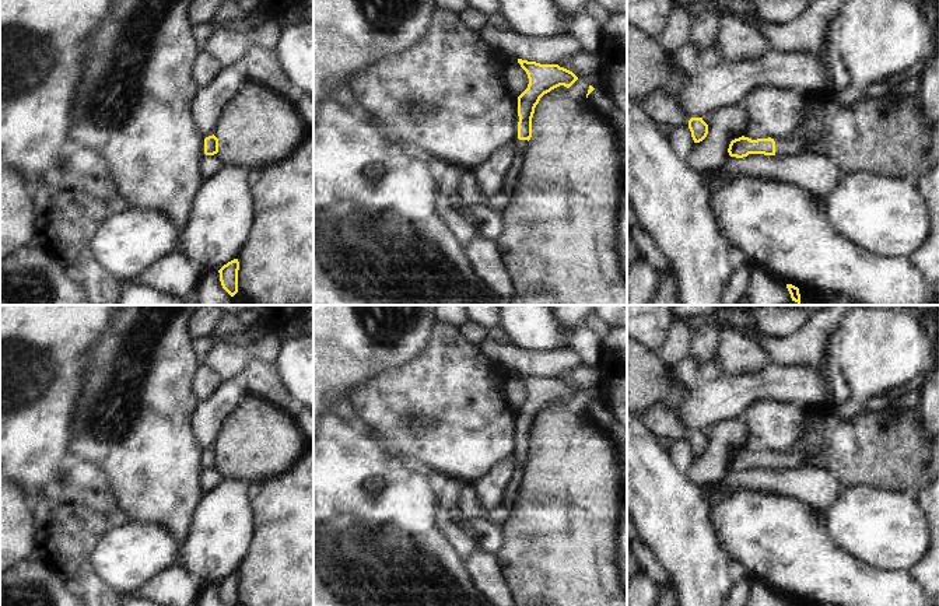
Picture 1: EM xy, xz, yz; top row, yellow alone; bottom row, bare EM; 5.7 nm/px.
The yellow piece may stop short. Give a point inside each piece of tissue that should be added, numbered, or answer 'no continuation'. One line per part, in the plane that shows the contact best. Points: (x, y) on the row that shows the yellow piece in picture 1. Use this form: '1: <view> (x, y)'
1: yz (784, 147).

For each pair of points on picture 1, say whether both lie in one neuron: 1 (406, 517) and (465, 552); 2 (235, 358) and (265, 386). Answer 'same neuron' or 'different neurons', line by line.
1: different neurons
2: different neurons

